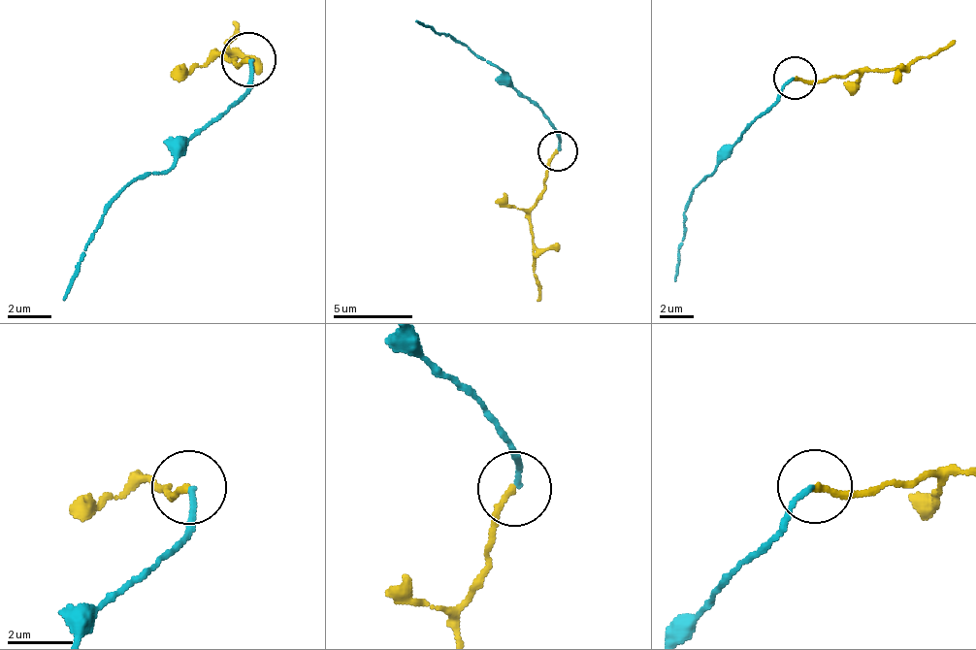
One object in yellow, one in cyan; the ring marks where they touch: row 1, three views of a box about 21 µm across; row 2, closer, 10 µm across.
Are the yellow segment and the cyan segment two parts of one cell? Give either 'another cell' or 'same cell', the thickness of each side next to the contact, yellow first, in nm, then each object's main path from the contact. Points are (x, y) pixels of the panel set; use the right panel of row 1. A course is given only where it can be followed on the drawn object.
another cell; calibres 180 and 150 nm; course yellow (794, 77), (841, 77), (911, 69), (953, 39); course cyan (794, 77), (686, 202), (676, 280)

